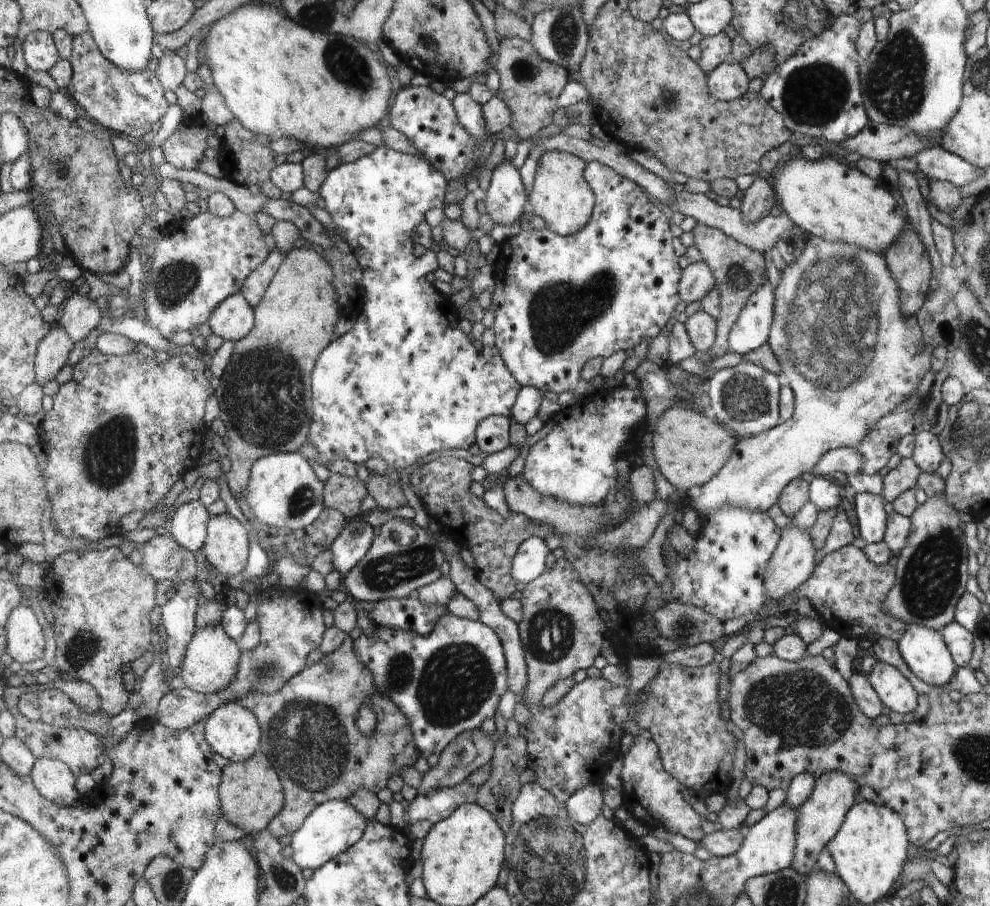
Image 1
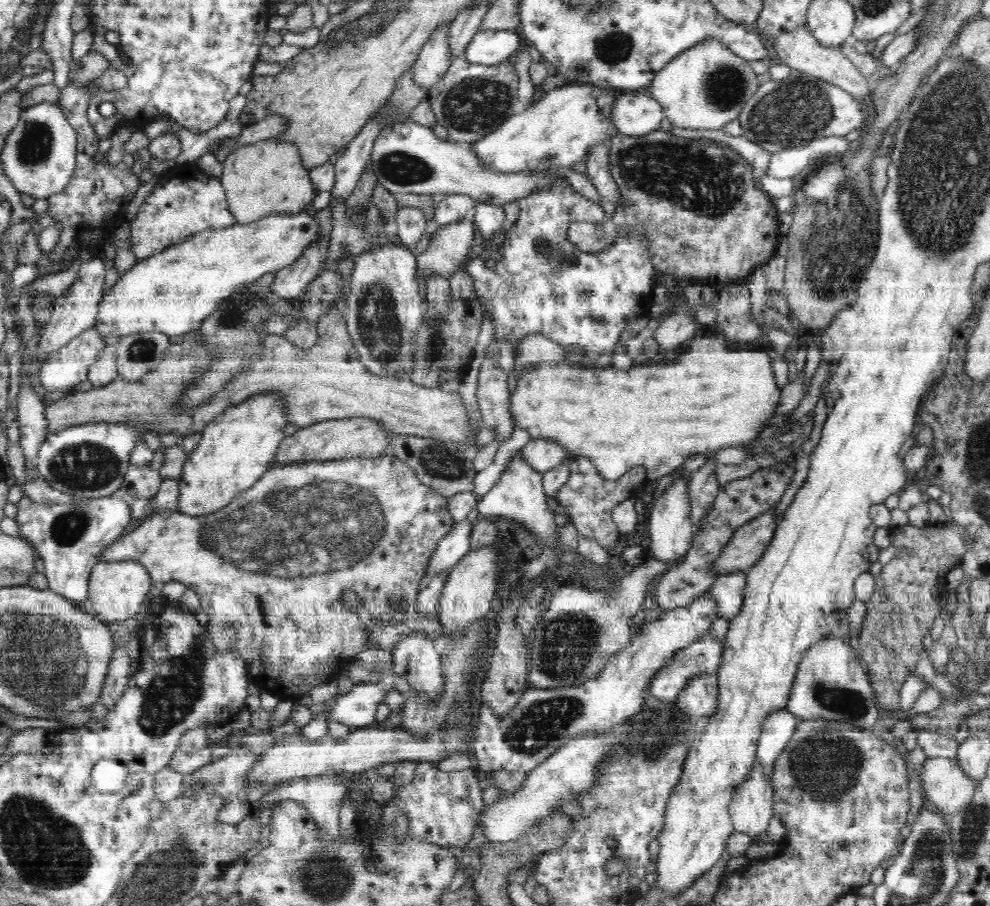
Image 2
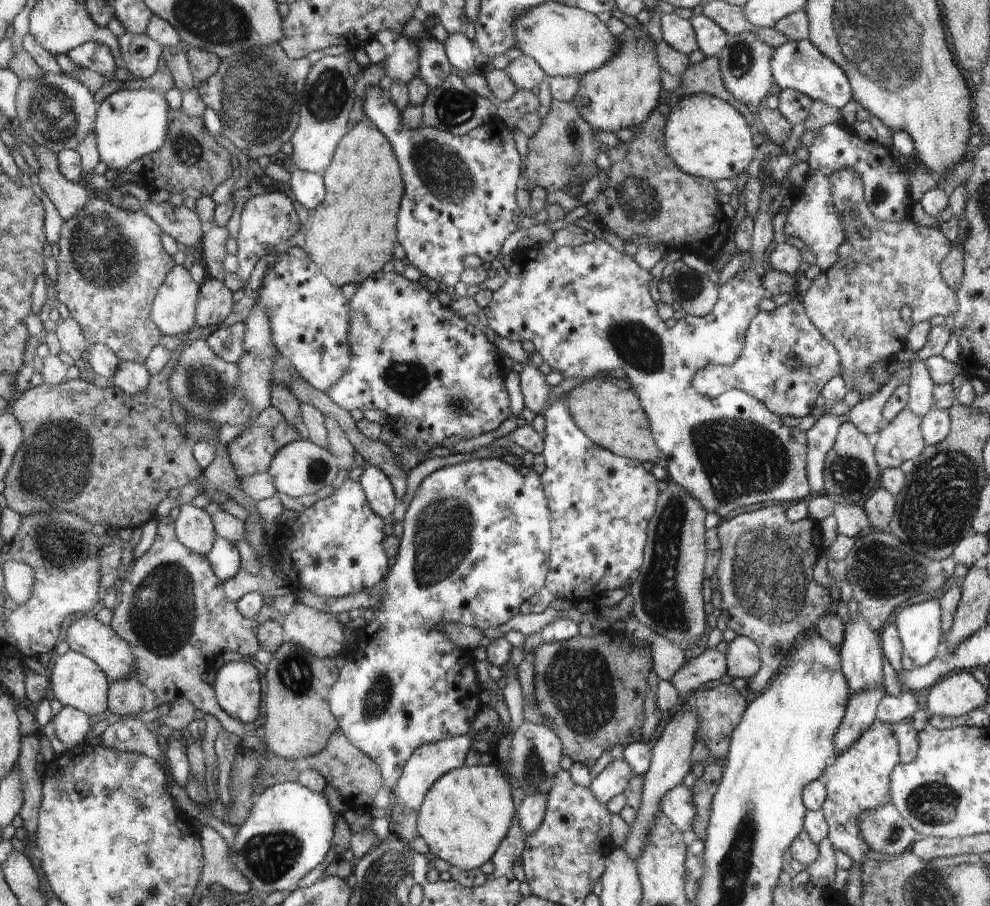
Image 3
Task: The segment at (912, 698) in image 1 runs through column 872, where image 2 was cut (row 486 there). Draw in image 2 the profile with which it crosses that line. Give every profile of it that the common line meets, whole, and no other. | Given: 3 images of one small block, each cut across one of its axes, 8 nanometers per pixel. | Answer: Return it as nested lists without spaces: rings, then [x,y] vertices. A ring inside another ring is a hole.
[[[678,475],[664,493],[654,502],[649,512],[651,551],[657,561],[671,563],[676,566],[681,563],[691,549],[693,540],[694,519],[689,508],[688,492],[685,490],[685,475]]]

